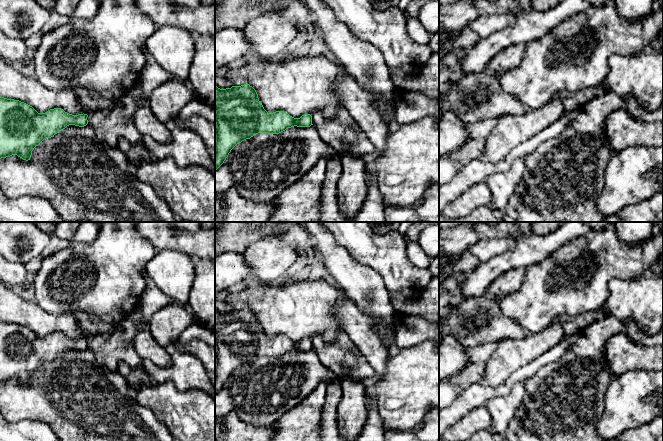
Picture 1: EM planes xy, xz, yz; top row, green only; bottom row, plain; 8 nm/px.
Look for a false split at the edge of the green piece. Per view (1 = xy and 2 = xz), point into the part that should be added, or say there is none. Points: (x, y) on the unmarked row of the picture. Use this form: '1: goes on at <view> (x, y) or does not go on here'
1: does not go on here
2: does not go on here

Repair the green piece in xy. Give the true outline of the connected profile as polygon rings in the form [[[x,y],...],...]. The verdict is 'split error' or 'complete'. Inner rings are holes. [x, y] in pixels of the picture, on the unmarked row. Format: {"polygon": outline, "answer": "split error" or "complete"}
{"polygon": [[[0,320],[0,383],[17,379],[23,384],[30,384],[32,375],[45,362],[54,361],[69,349],[84,351],[88,348],[87,338],[72,339],[61,332],[38,337],[32,330],[19,324]]], "answer": "complete"}

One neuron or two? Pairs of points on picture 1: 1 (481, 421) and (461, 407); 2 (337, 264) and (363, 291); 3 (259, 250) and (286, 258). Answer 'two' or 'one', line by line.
1: two
2: one
3: one

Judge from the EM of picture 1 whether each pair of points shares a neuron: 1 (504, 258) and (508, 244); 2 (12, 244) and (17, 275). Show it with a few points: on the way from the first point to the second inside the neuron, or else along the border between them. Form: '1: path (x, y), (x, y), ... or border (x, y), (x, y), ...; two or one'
1: border (517, 240), (512, 248), (485, 261); two
2: border (10, 260), (24, 264); two

